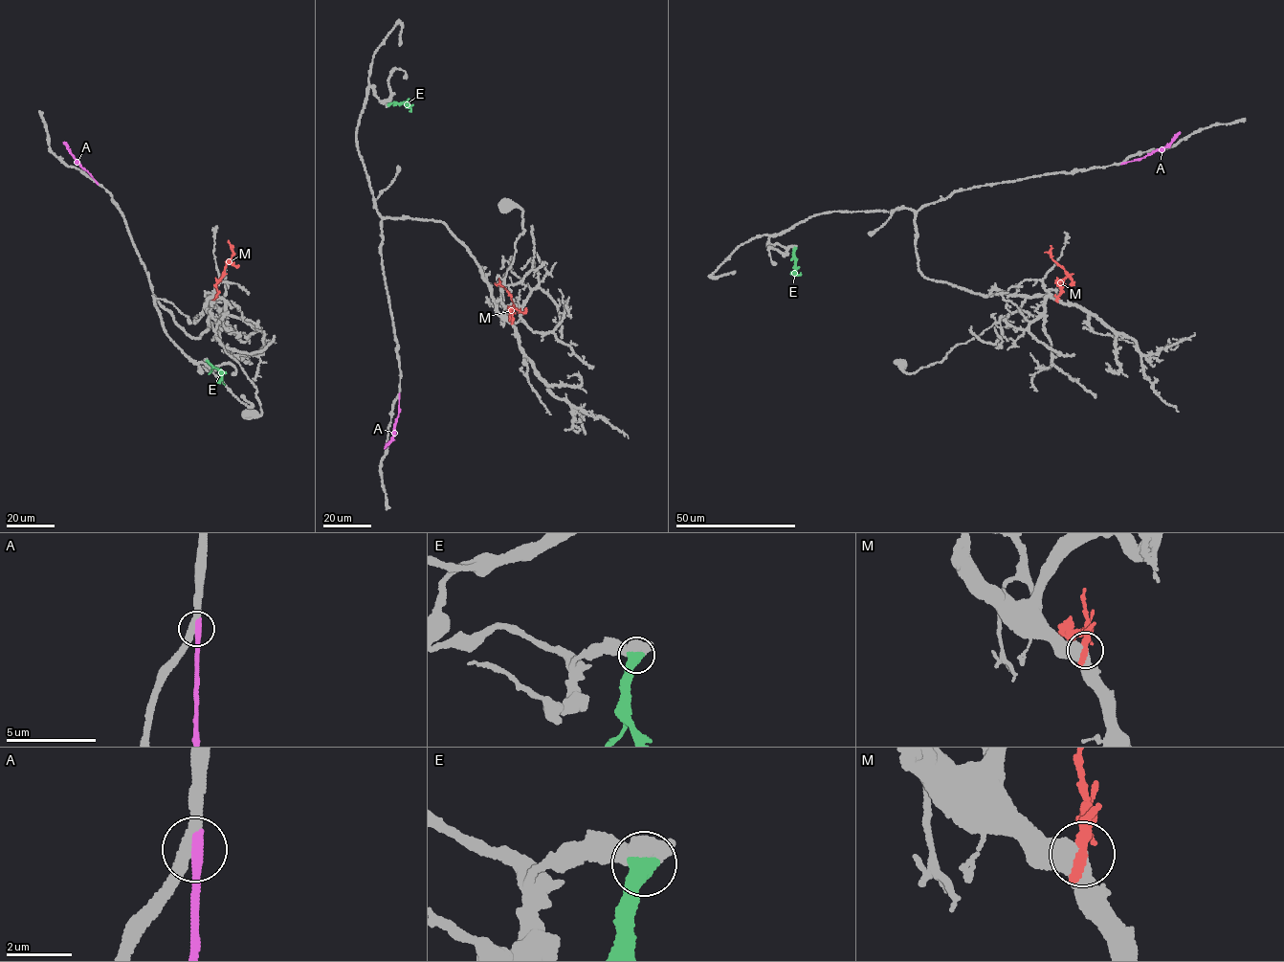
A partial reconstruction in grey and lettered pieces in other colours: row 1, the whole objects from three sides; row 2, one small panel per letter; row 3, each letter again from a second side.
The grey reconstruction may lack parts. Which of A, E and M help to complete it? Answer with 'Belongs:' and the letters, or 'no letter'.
Belongs: no letter

